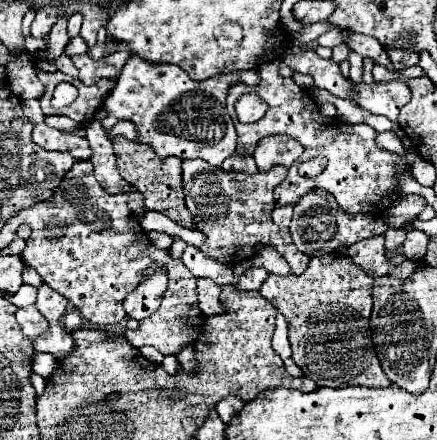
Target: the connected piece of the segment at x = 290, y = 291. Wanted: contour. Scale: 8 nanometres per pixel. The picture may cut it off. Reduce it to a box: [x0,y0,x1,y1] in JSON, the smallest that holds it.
[260,254,390,388]

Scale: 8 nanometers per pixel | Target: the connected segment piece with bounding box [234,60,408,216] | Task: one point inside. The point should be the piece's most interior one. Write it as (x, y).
(368, 187)

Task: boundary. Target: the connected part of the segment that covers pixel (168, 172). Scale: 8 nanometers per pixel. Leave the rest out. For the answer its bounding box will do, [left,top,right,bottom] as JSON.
[114,136,194,228]

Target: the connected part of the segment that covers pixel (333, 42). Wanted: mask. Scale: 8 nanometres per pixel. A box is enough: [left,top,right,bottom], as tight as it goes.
[318,30,342,48]

